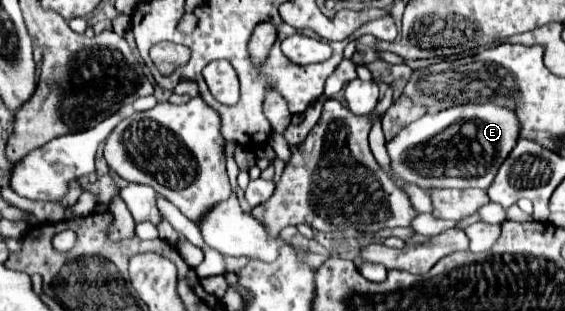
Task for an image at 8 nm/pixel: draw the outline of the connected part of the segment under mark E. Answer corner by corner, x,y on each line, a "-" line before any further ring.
494,102
454,106
436,114
424,114
386,142
390,174
424,190
432,188
482,188
486,190
500,164
518,140
516,114

